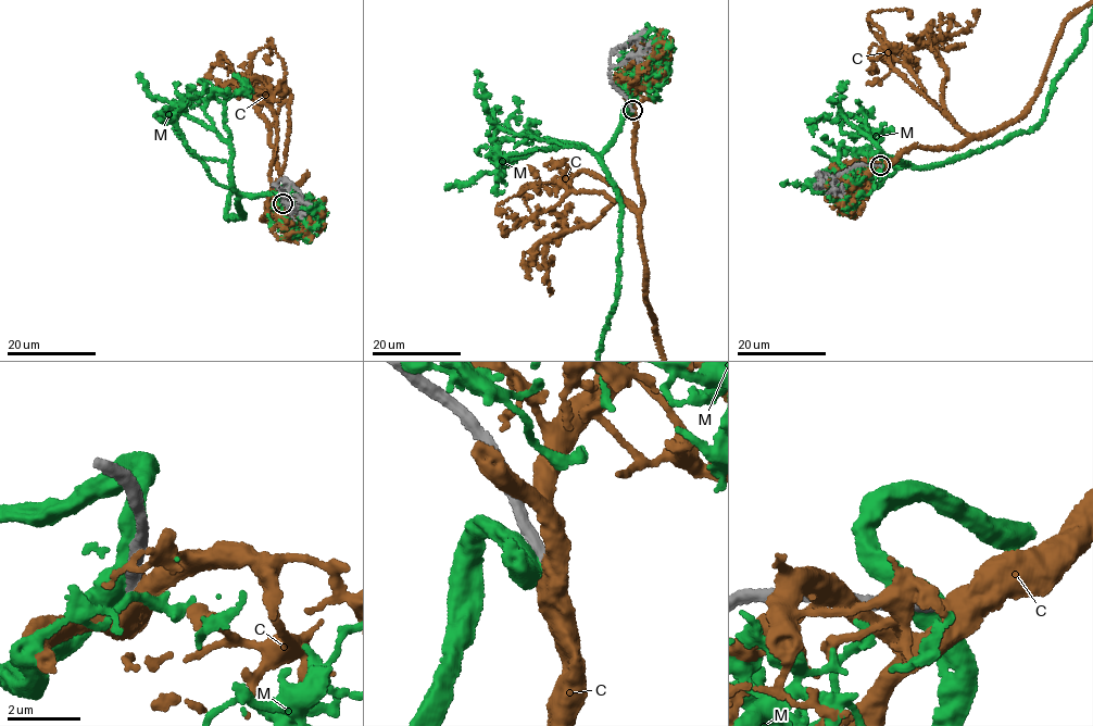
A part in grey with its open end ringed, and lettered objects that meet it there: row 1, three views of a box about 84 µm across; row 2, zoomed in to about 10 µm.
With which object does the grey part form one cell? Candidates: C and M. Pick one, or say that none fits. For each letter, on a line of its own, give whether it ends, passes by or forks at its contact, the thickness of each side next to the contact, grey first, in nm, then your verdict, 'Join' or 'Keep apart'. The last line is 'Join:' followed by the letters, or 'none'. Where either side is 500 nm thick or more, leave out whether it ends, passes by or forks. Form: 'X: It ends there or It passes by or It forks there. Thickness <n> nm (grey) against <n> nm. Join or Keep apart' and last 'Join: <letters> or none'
C: It passes by. Thickness 320 nm (grey) against 440 nm. Join
M: Thickness 360 nm (grey) against 600 nm. Keep apart
Join: C

